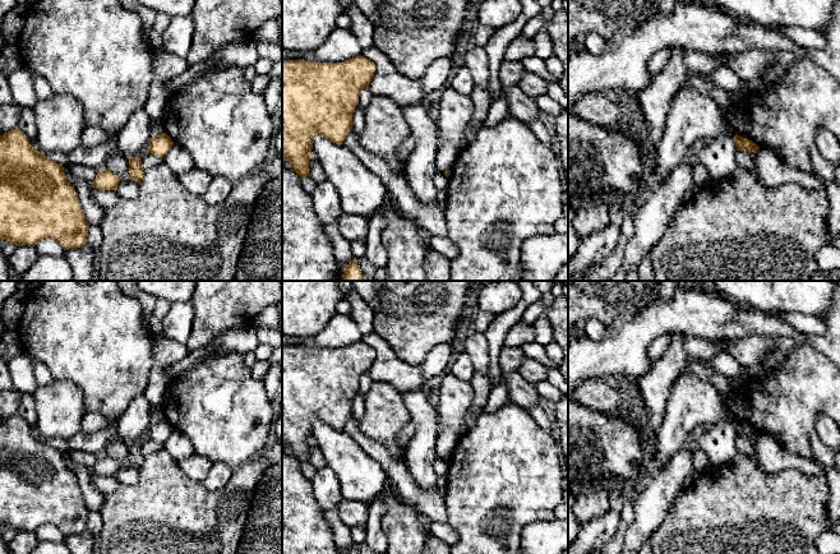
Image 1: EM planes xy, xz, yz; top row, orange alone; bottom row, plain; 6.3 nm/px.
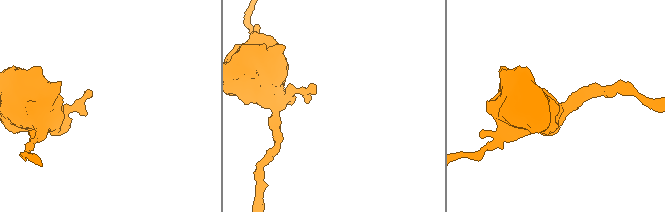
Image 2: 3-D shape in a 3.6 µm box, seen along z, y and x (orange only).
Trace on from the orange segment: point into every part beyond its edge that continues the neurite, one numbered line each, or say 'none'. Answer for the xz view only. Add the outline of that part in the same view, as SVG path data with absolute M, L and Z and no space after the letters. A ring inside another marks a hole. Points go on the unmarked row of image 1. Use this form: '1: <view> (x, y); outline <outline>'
none

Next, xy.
none

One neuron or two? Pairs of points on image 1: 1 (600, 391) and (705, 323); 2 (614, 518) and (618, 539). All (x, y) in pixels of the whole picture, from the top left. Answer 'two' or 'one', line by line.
1: two
2: two

